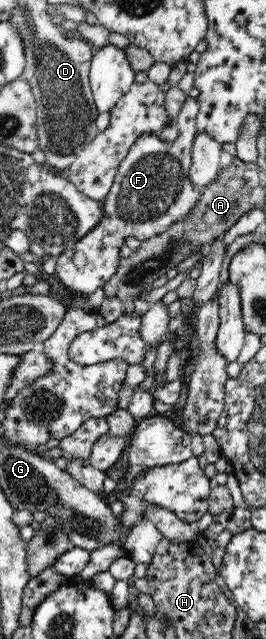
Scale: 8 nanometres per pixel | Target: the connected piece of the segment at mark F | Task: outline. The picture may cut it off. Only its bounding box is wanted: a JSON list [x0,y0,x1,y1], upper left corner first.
[54,96,202,302]

